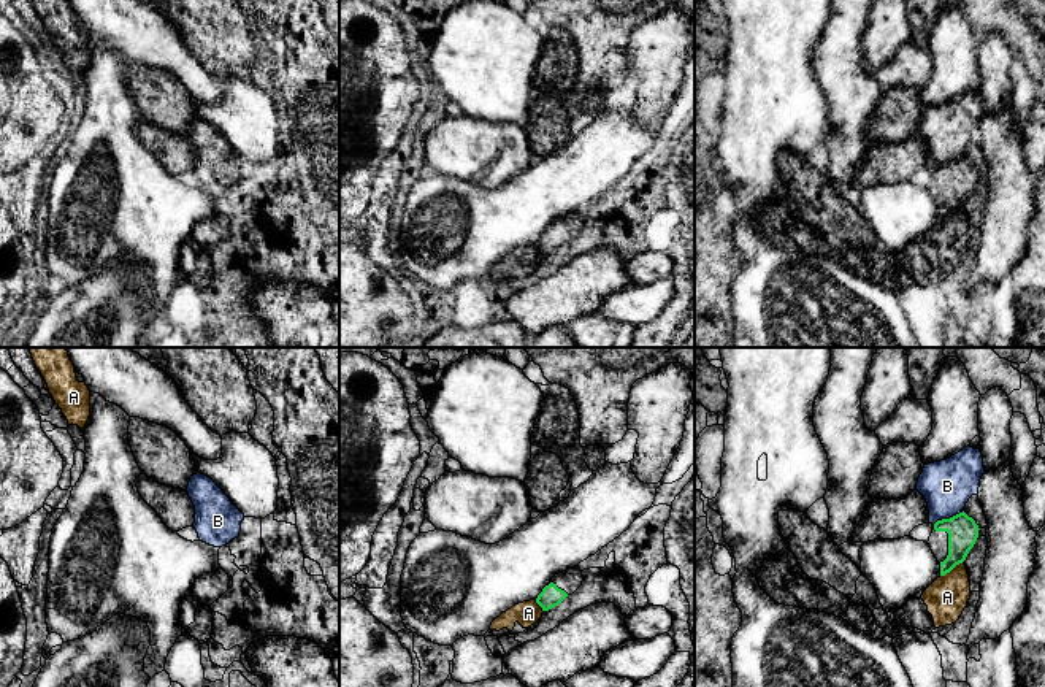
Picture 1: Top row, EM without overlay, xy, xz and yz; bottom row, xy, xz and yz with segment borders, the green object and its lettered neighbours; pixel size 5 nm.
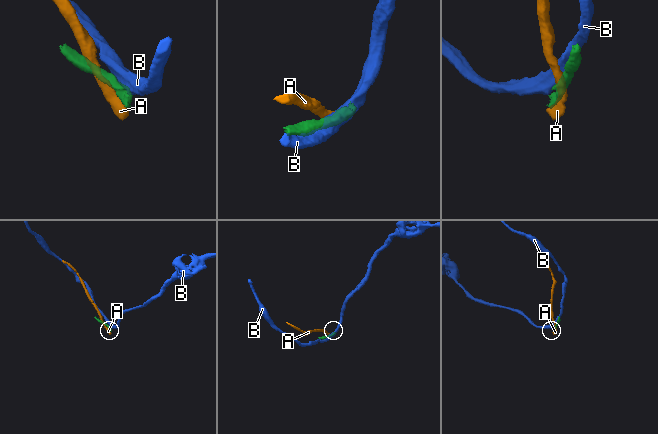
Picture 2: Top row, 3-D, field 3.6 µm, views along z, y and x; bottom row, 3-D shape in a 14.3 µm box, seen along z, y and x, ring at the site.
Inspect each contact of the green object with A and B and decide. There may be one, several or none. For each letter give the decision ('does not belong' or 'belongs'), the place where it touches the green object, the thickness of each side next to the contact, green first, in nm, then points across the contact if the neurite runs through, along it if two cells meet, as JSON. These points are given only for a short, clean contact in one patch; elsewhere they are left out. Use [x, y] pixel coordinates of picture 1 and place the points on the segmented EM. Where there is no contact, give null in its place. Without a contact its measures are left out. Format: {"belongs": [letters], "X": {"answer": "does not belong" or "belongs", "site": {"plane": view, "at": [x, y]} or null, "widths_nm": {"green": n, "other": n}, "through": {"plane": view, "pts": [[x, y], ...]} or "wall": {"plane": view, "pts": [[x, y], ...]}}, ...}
{"belongs": [], "A": {"answer": "does not belong", "site": {"plane": "yz", "at": [952, 568]}, "widths_nm": {"green": 160, "other": 200}}, "B": {"answer": "does not belong", "site": {"plane": "yz", "at": [947, 519]}, "widths_nm": {"green": 160, "other": 260}, "wall": {"plane": "yz", "pts": [[963, 511], [937, 519], [933, 524]]}}}

